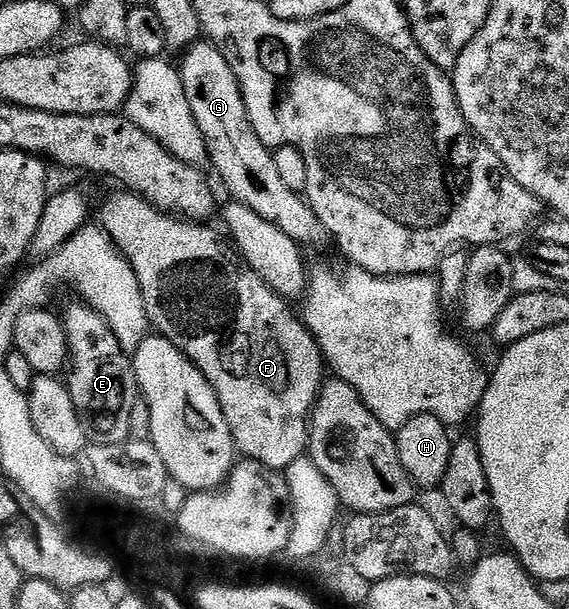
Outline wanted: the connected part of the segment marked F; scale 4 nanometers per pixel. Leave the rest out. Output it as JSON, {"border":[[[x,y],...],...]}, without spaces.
{"border":[[[120,189],[117,195],[112,195],[100,207],[99,226],[112,240],[114,245],[124,254],[128,264],[134,269],[138,277],[138,285],[142,289],[142,301],[146,305],[149,324],[154,328],[155,334],[163,335],[169,339],[173,345],[184,352],[184,356],[194,364],[206,377],[206,381],[214,389],[214,393],[220,402],[222,413],[226,417],[226,425],[232,434],[232,442],[235,443],[237,452],[245,459],[258,461],[262,466],[270,468],[272,471],[283,472],[292,462],[306,455],[308,450],[308,428],[312,418],[312,406],[316,403],[316,398],[320,395],[320,388],[326,382],[326,364],[324,355],[320,351],[320,346],[316,344],[316,337],[308,332],[304,326],[303,318],[291,311],[289,300],[283,299],[281,295],[276,295],[269,287],[252,272],[247,265],[242,266],[242,260],[235,250],[227,242],[216,236],[212,225],[205,225],[203,222],[189,221],[184,217],[177,217],[175,214],[168,214],[167,211],[160,211],[152,203],[140,195],[129,193]]]}

